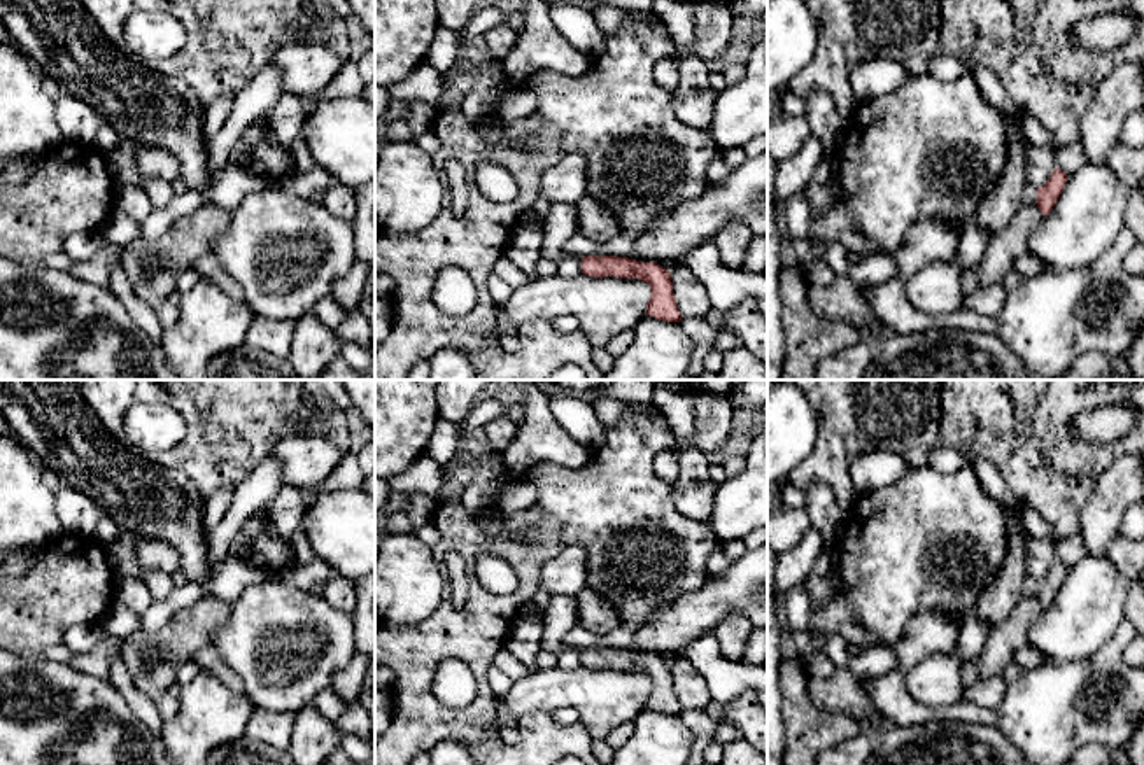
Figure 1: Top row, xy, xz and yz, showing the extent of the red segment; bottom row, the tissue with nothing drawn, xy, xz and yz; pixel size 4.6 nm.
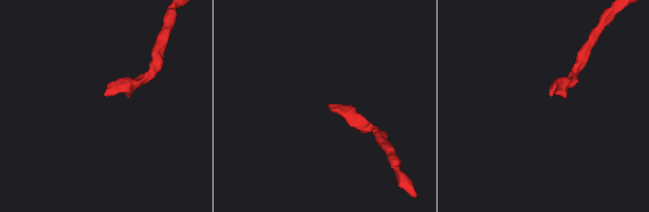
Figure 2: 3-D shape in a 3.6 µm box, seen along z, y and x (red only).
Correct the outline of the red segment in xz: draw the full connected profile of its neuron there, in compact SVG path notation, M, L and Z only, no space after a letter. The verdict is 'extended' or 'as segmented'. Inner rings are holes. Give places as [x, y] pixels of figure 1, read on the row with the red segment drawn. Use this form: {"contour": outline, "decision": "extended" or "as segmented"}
{"contour": "M587 256L582 257L582 273L594 278L639 278L646 282L652 291L646 315L666 322L681 320L673 292L671 273L660 264L617 256Z", "decision": "as segmented"}

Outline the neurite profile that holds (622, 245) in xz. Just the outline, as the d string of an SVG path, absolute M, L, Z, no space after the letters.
M622 231L617 236L610 238L608 242L596 243L585 236L575 236L569 238L561 250L562 257L564 256L578 256L578 257L587 257L587 256L617 256L617 257L636 257L636 245L634 245L634 236Z

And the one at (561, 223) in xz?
M568 203L552 205L543 221L543 245L540 257L559 263L562 259L562 245L575 236L578 236L576 207Z

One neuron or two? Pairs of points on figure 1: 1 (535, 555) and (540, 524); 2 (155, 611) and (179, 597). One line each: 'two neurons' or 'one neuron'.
1: one neuron
2: one neuron

